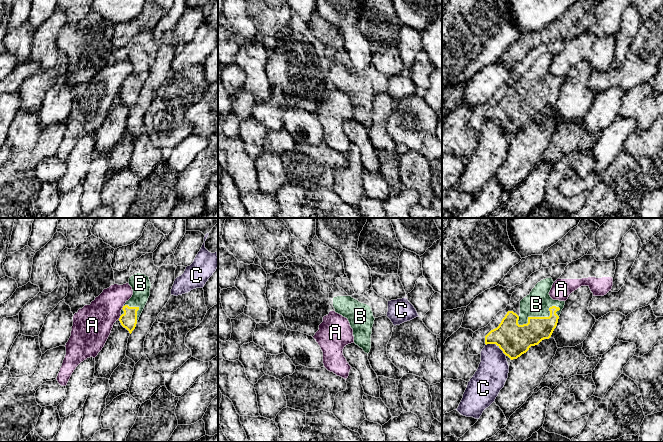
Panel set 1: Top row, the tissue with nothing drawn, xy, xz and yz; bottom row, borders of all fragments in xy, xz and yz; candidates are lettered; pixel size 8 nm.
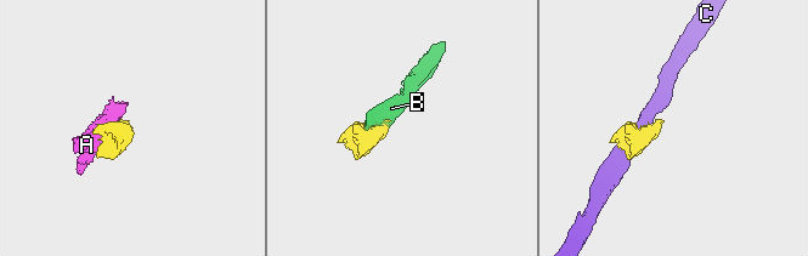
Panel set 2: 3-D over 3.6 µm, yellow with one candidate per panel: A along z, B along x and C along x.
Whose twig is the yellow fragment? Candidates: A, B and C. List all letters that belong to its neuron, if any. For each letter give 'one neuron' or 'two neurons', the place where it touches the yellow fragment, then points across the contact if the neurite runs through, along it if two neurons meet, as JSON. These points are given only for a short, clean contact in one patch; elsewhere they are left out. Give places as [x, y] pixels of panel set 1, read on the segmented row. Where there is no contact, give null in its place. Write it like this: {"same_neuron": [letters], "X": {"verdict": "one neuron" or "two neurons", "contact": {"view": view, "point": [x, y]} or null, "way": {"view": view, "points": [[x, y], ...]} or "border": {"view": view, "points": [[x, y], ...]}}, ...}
{"same_neuron": ["B"], "A": {"verdict": "two neurons", "contact": {"view": "xy", "point": [120, 317]}}, "B": {"verdict": "one neuron", "contact": {"view": "yz", "point": [540, 317]}}, "C": {"verdict": "two neurons", "contact": {"view": "yz", "point": [496, 344]}, "border": {"view": "yz", "points": [[486, 344], [495, 344], [506, 355]]}}}

